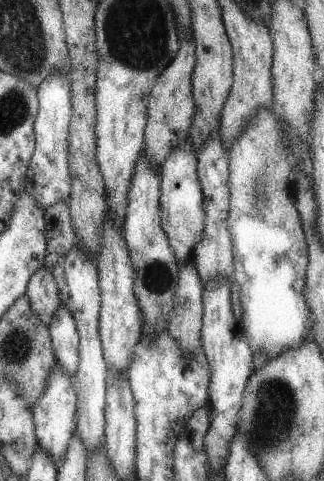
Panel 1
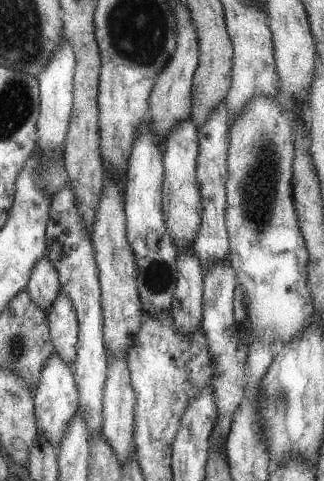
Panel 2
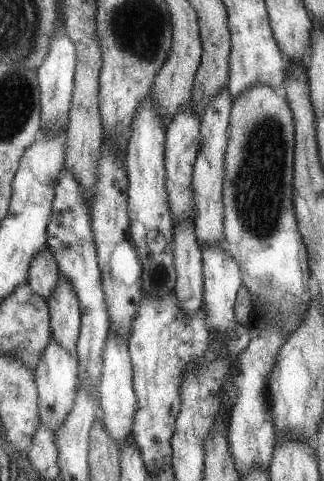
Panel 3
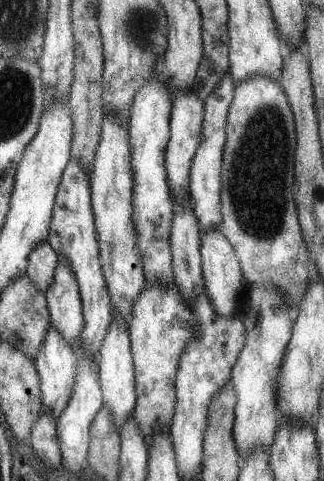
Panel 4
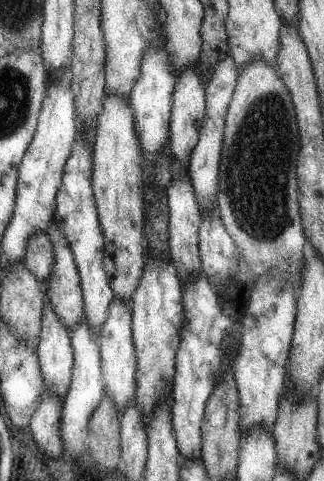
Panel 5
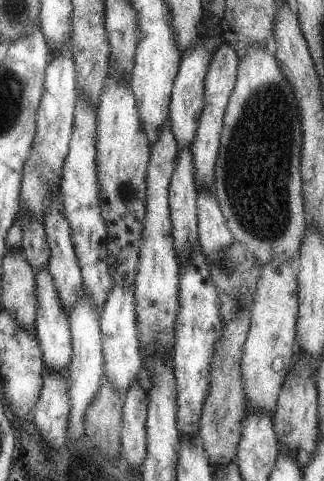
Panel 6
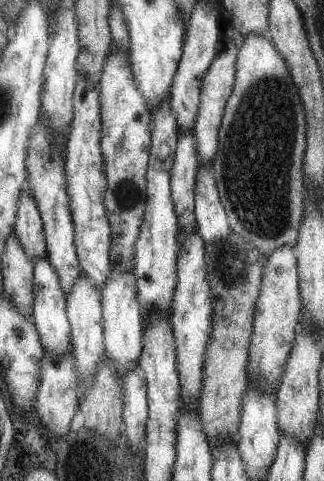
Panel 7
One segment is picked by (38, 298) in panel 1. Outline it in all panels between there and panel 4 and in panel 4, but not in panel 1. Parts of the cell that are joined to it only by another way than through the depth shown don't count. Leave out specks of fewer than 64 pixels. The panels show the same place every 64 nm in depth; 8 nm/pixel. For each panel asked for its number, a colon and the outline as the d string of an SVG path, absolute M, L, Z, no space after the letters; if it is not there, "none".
2: M43 256L33 268L29 284L27 284L27 292L41 310L47 312L53 306L59 294L59 278L57 278L53 262L47 256Z
3: M45 248L41 250L31 266L29 266L29 280L27 284L31 286L31 290L41 296L41 298L49 298L51 292L57 288L57 282L59 282L59 268L57 268L57 262L53 258L53 254Z
4: M47 240L31 252L29 266L27 266L25 274L31 278L31 282L37 286L39 292L45 294L49 290L49 286L53 284L57 262L59 262L59 256Z

